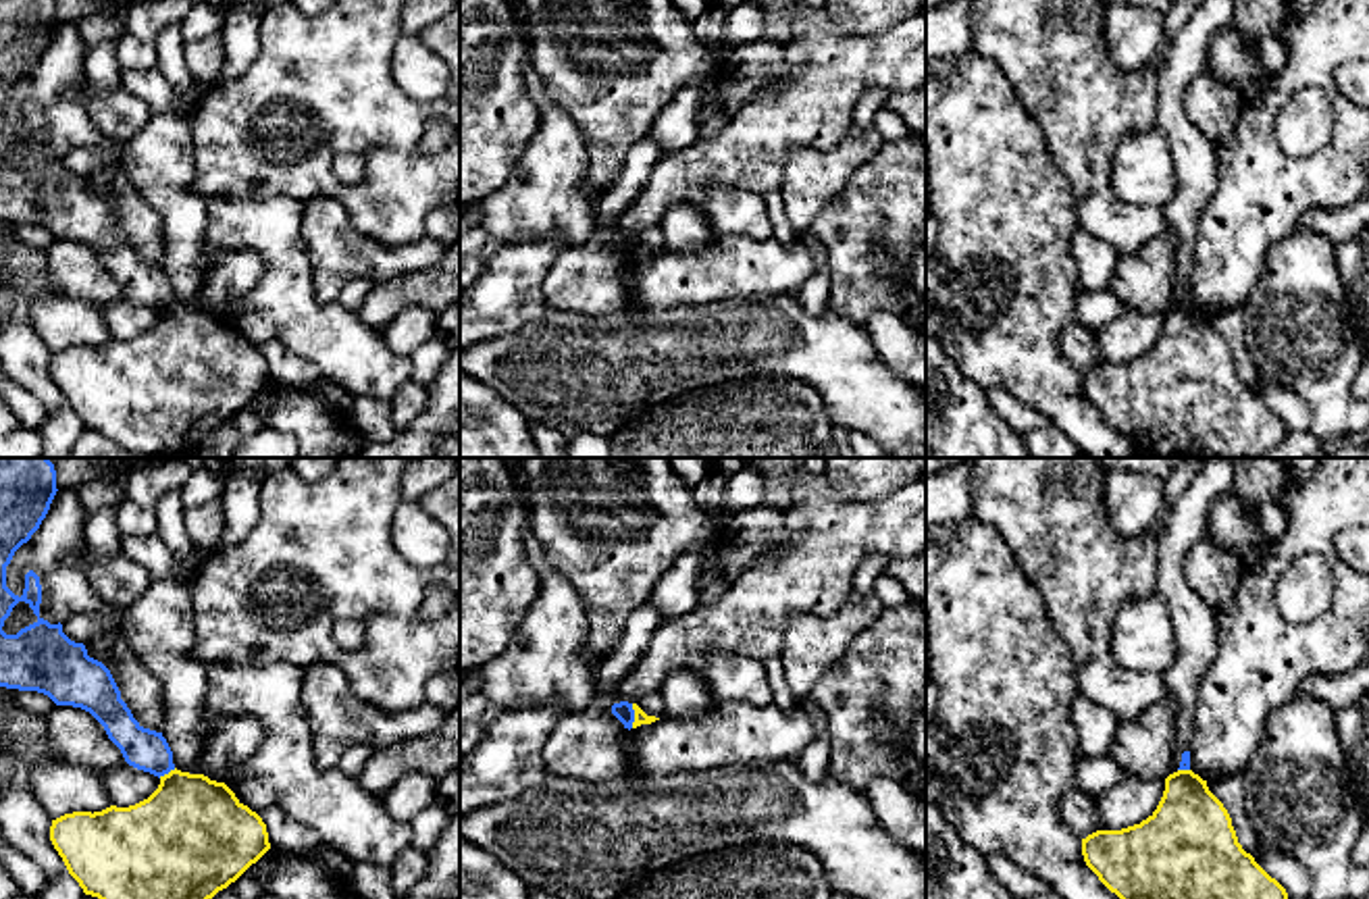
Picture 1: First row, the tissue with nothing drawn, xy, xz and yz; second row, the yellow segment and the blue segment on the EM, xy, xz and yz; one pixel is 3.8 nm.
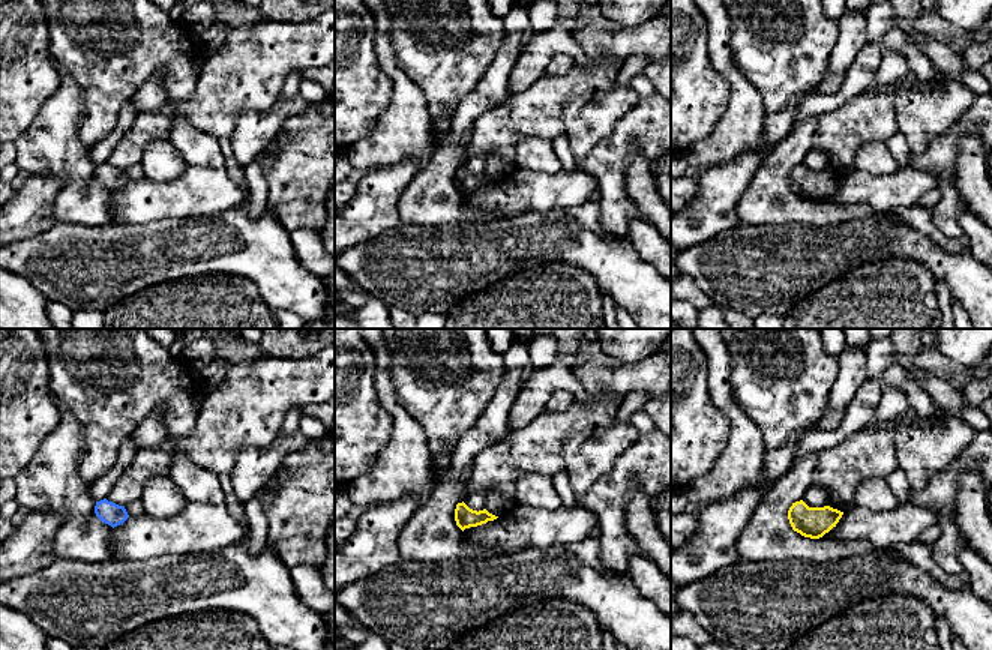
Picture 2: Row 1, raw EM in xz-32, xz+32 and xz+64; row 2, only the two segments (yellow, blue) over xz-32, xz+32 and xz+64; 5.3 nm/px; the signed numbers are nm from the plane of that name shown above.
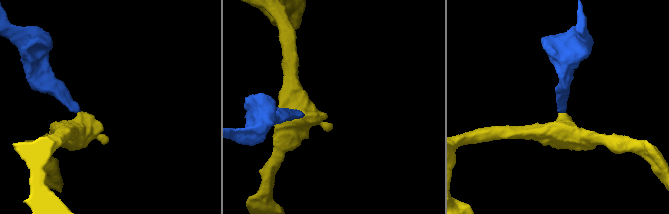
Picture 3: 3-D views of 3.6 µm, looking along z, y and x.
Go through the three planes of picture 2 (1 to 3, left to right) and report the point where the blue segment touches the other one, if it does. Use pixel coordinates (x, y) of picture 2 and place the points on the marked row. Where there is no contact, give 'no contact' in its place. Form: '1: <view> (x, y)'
1: no contact
2: no contact
3: no contact

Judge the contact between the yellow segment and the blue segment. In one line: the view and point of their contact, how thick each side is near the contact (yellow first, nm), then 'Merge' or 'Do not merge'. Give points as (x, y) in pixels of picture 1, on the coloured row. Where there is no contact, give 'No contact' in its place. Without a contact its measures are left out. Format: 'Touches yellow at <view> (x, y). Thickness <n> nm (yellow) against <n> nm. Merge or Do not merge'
Touches yellow at xz (635, 716). Thickness 50 nm (yellow) against 70 nm. Do not merge

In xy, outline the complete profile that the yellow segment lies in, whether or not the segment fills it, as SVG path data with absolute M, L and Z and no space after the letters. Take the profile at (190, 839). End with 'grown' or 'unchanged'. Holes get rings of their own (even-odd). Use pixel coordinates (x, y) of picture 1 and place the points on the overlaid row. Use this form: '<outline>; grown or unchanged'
M177 768L135 805L52 820L50 841L98 899L212 899L270 849L262 818L225 782Z; unchanged

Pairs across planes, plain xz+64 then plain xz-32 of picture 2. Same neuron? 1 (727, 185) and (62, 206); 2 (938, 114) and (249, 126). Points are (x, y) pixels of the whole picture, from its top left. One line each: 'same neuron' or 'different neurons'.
1: different neurons
2: same neuron

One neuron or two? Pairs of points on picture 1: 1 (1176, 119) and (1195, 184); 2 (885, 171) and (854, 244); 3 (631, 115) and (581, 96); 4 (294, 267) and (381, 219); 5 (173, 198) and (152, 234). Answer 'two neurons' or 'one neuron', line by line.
1: one neuron
2: one neuron
3: one neuron
4: two neurons
5: two neurons

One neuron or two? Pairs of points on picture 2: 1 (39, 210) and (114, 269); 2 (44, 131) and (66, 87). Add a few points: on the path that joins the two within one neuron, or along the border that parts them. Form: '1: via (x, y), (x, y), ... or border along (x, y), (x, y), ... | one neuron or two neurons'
1: border along (57, 222), (24, 239) | two neurons
2: via (54, 120), (65, 110), (66, 98) | one neuron

